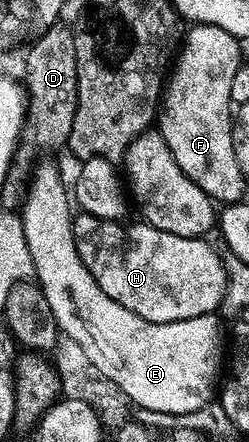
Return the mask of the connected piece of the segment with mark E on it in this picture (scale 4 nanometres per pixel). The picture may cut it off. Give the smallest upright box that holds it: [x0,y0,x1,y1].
[20,164,222,417]

